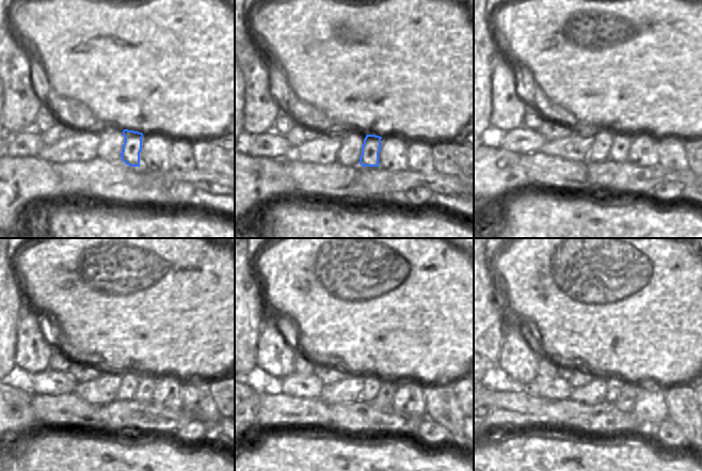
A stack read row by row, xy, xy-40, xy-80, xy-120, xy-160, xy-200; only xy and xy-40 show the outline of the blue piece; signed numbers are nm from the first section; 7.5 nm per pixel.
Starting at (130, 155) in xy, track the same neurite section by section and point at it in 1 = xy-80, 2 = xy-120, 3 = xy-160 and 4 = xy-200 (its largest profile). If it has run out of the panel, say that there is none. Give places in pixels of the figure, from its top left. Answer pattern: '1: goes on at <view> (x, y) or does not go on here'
1: goes on at xy-80 (619, 152)
2: goes on at xy-120 (144, 392)
3: goes on at xy-160 (385, 395)
4: goes on at xy-200 (624, 403)

